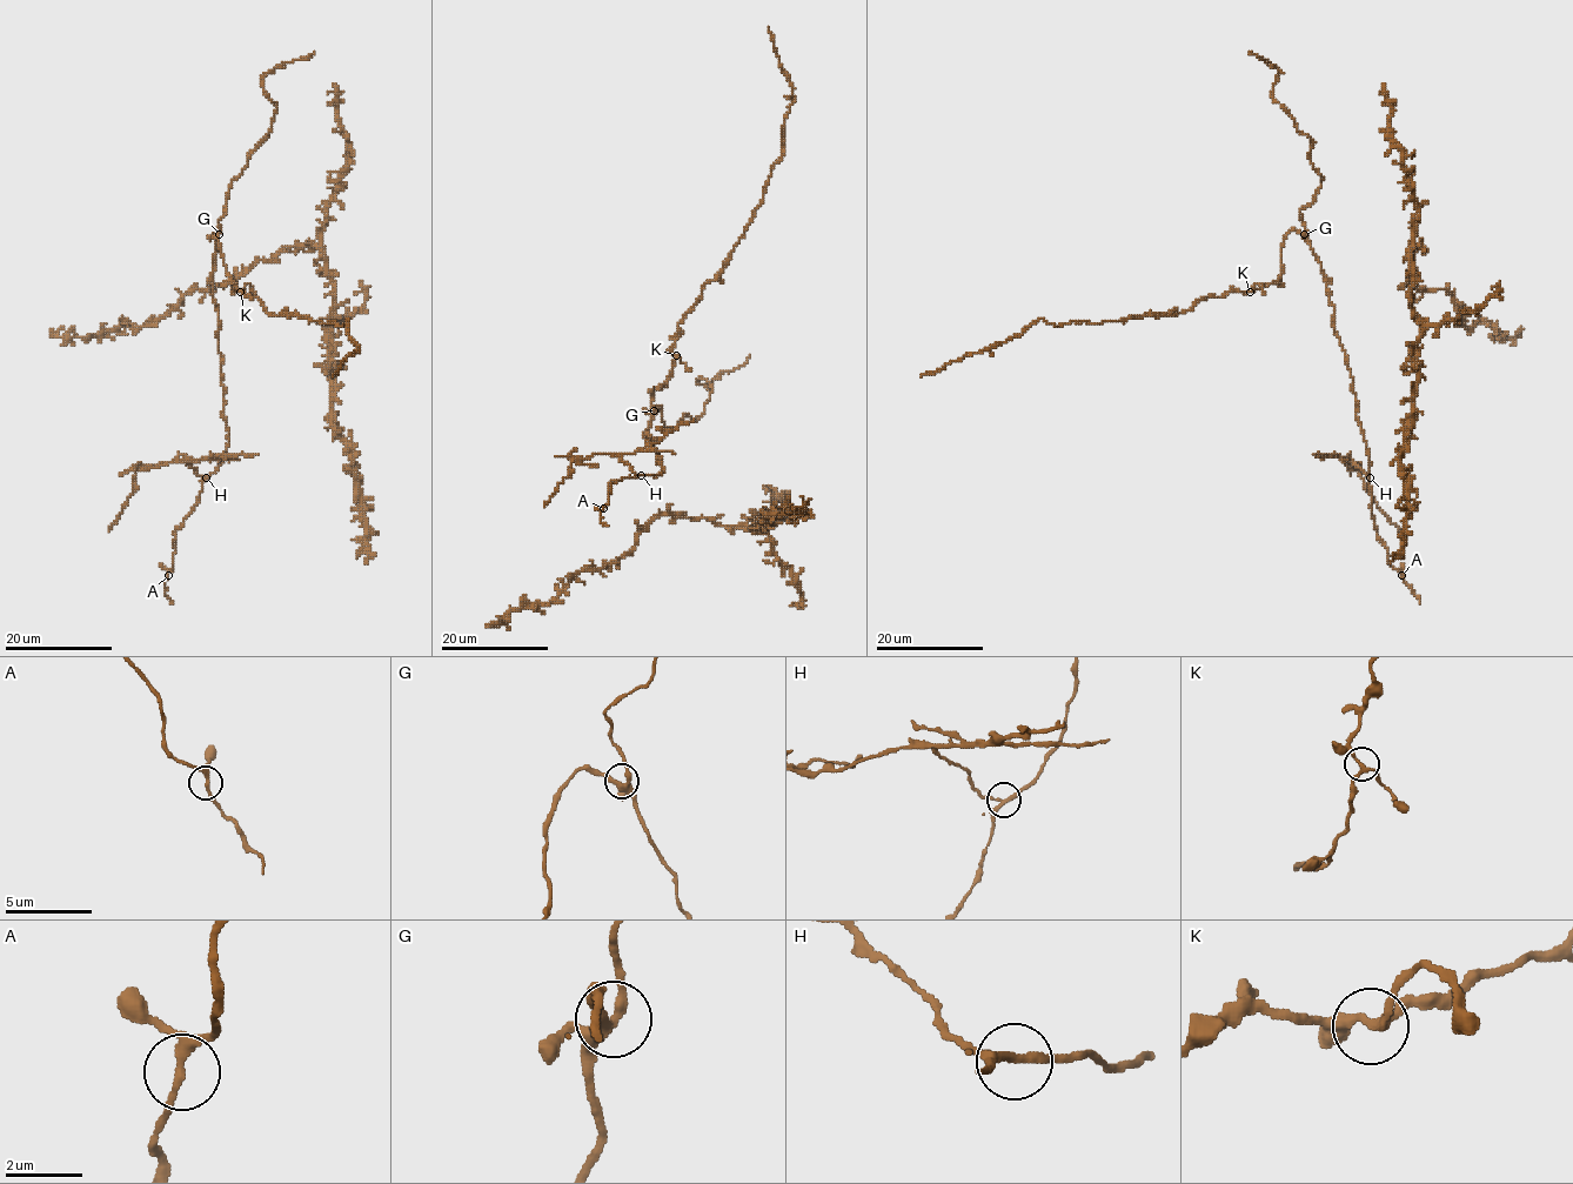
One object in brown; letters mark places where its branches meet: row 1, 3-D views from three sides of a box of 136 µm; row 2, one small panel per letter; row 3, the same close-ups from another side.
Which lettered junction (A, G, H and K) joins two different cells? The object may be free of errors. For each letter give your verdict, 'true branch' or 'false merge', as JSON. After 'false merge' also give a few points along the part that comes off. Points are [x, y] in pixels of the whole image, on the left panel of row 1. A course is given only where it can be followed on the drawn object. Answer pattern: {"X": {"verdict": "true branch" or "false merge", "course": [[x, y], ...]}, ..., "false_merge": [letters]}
{"A": {"verdict": "true branch"}, "G": {"verdict": "true branch"}, "H": {"verdict": "false merge", "course": [[206, 477], [181, 460], [149, 468], [138, 467], [133, 493], [109, 533]]}, "K": {"verdict": "true branch"}, "false_merge": ["H"]}

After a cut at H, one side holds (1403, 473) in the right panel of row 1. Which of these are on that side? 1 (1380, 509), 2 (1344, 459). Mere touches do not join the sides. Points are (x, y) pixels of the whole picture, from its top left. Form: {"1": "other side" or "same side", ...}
{"1": "other side", "2": "other side"}

